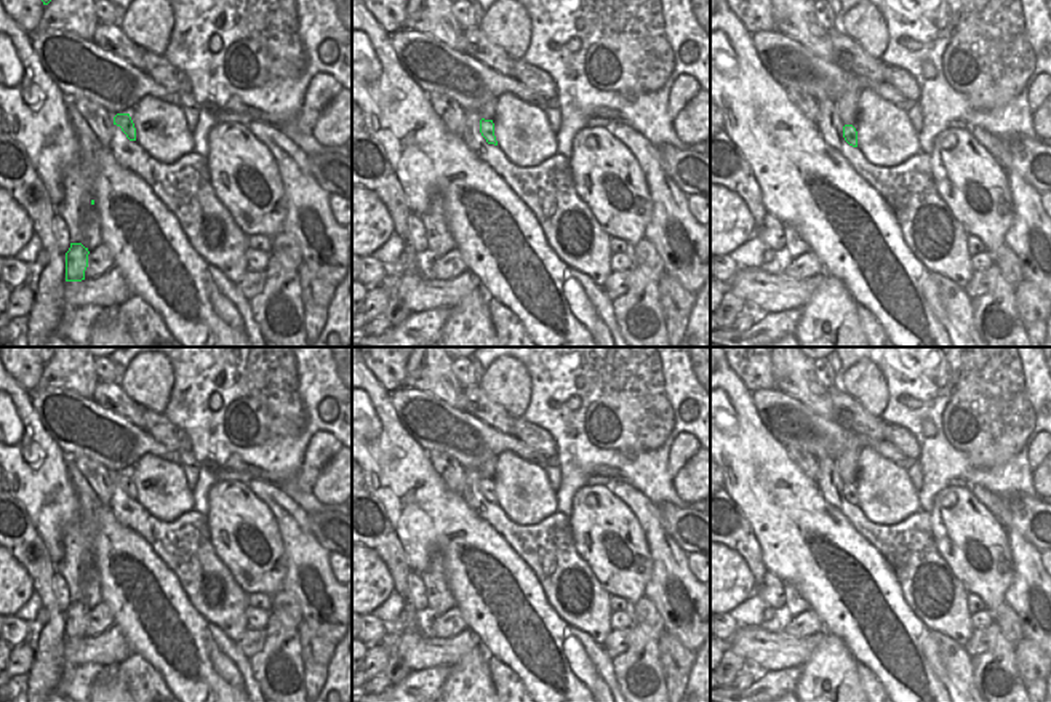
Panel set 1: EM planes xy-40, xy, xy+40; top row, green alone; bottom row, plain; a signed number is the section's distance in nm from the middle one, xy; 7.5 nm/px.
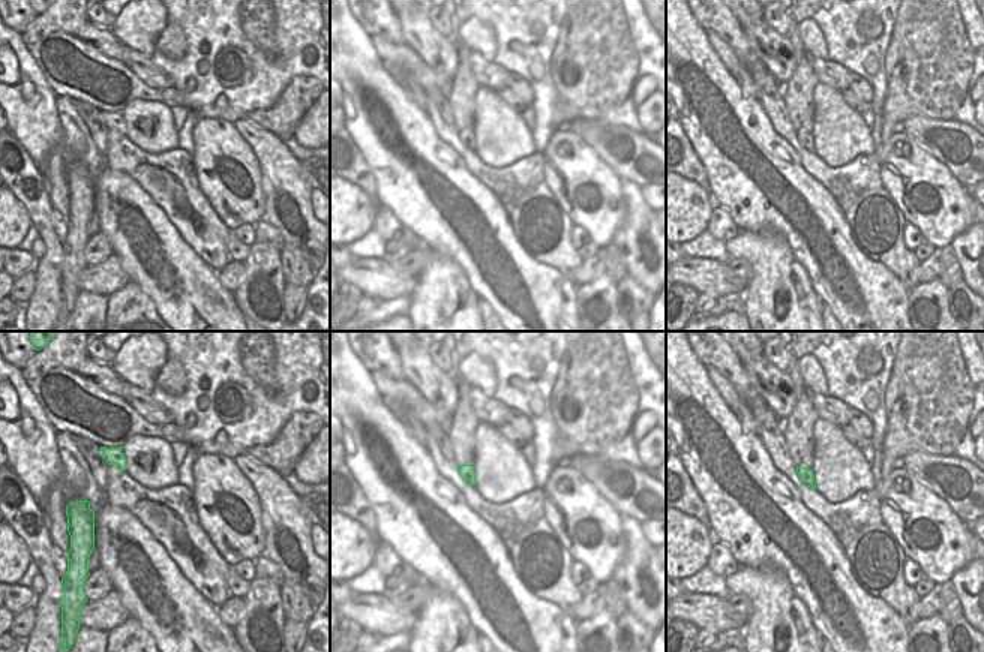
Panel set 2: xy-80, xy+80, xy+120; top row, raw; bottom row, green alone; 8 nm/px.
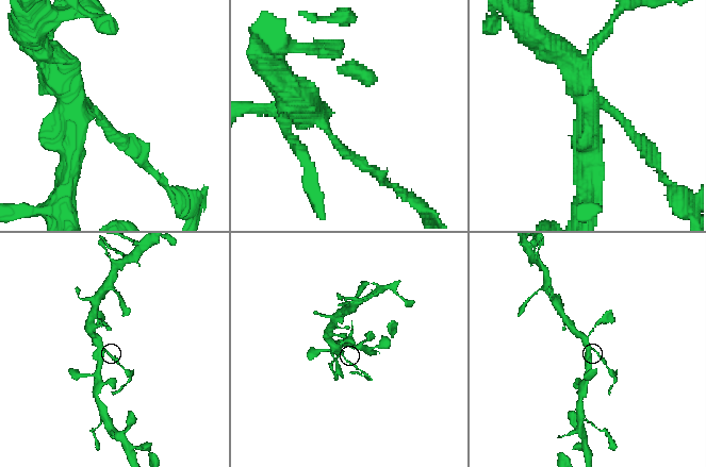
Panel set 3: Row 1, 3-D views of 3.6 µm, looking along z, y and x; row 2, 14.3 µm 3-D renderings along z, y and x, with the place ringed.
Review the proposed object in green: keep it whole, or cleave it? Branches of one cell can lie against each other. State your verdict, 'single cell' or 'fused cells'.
fused cells

